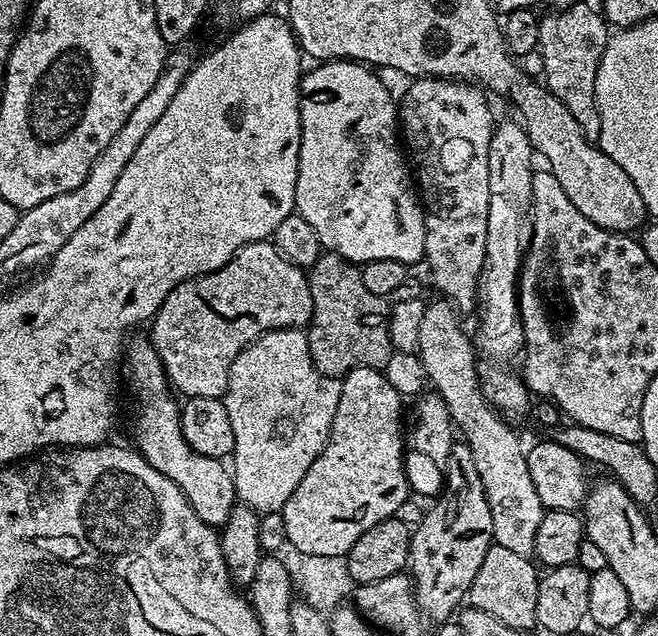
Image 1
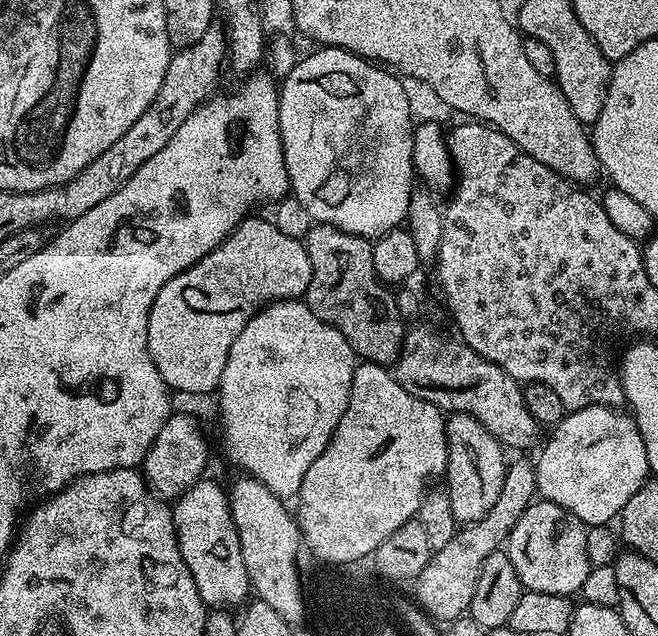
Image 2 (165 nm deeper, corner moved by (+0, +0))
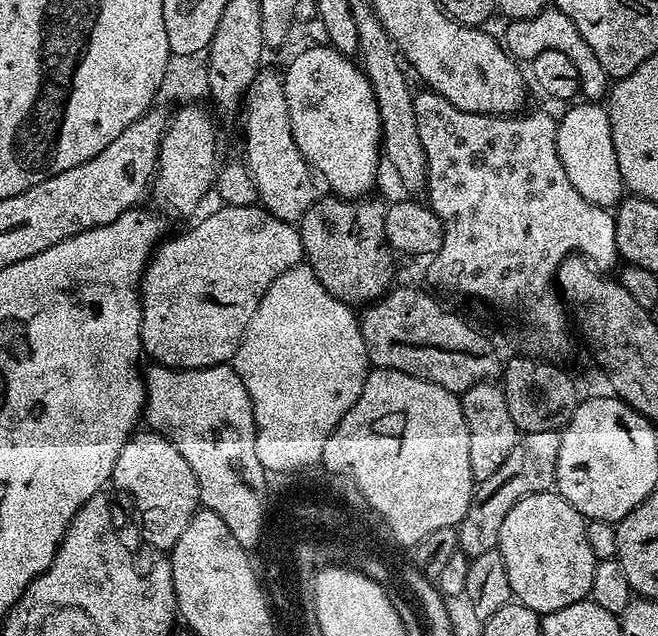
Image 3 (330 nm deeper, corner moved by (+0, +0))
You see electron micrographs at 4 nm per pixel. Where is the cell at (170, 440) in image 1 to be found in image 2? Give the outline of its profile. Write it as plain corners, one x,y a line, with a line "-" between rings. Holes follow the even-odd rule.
202,478
197,484
190,486
171,505
172,521
176,527
180,553
194,578
194,586
198,586
202,602
212,610
232,610
235,609
235,604
243,605
249,599
250,581
246,574
246,566
242,562
242,546
238,542
238,530
234,526
232,507
228,505
225,485
215,484
208,479

